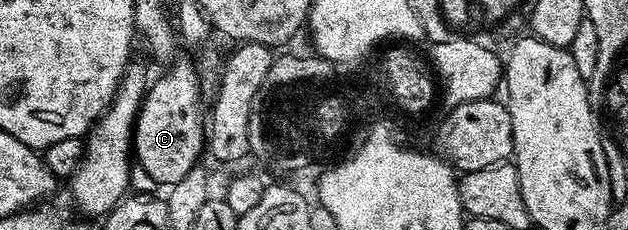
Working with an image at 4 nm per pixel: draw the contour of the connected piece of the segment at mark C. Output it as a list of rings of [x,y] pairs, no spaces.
[[[177,60],[168,67],[161,79],[145,91],[141,113],[133,127],[133,154],[136,165],[158,187],[168,188],[182,182],[193,167],[202,161],[207,146],[207,122],[201,118],[201,75],[198,67]]]

